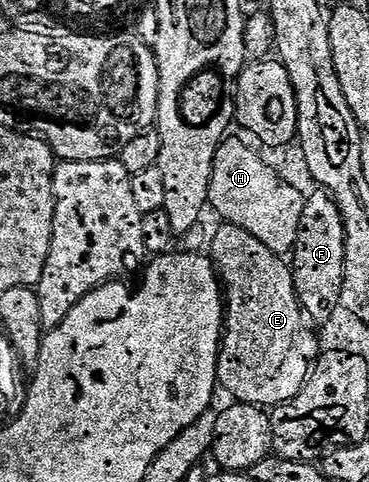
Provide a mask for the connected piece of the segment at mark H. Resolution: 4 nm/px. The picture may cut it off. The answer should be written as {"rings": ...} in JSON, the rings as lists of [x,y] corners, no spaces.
{"rings":[[[227,136],[218,147],[213,158],[212,181],[209,182],[209,208],[229,226],[244,229],[256,237],[268,249],[281,256],[293,252],[296,237],[299,235],[300,217],[306,204],[305,192],[282,179],[277,171],[270,167],[250,146],[242,140]]]}

